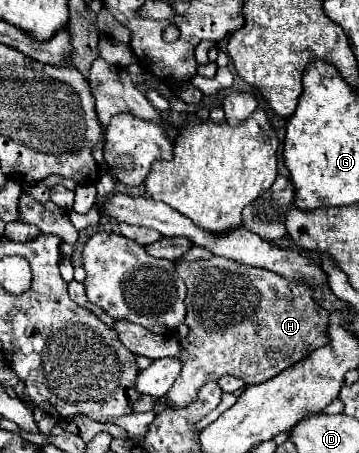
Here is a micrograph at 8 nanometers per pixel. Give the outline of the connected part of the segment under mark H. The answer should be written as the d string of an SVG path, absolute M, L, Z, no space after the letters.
M217 255L207 261L175 261L173 265L187 287L185 323L189 325L189 335L181 341L183 351L177 355L183 371L167 393L167 401L175 409L193 403L199 387L217 381L221 375L235 375L243 379L245 385L263 383L327 343L329 313L315 301L315 291L305 281L289 281L269 269L249 267Z

